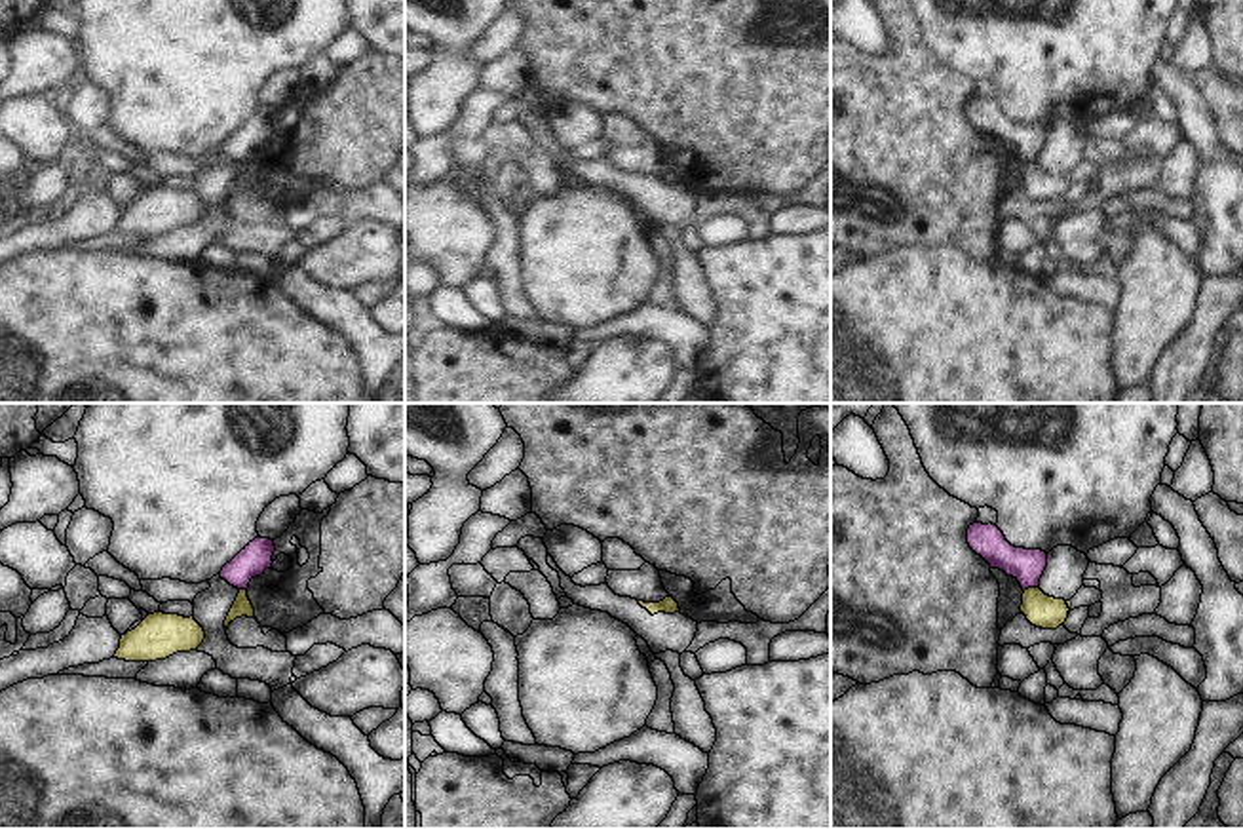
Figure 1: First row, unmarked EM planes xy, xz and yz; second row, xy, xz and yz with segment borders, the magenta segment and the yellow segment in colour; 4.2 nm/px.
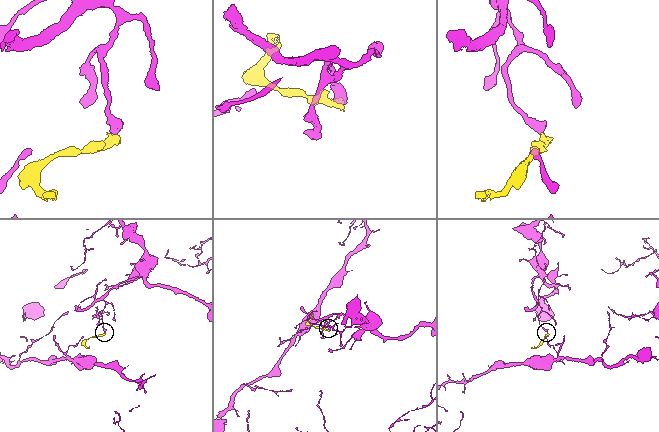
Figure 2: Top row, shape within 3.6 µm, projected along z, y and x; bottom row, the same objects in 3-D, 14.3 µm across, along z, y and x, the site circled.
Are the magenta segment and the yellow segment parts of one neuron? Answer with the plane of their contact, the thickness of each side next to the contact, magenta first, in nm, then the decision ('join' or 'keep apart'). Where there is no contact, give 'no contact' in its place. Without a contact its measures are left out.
yz | 140/140 nm | keep apart

